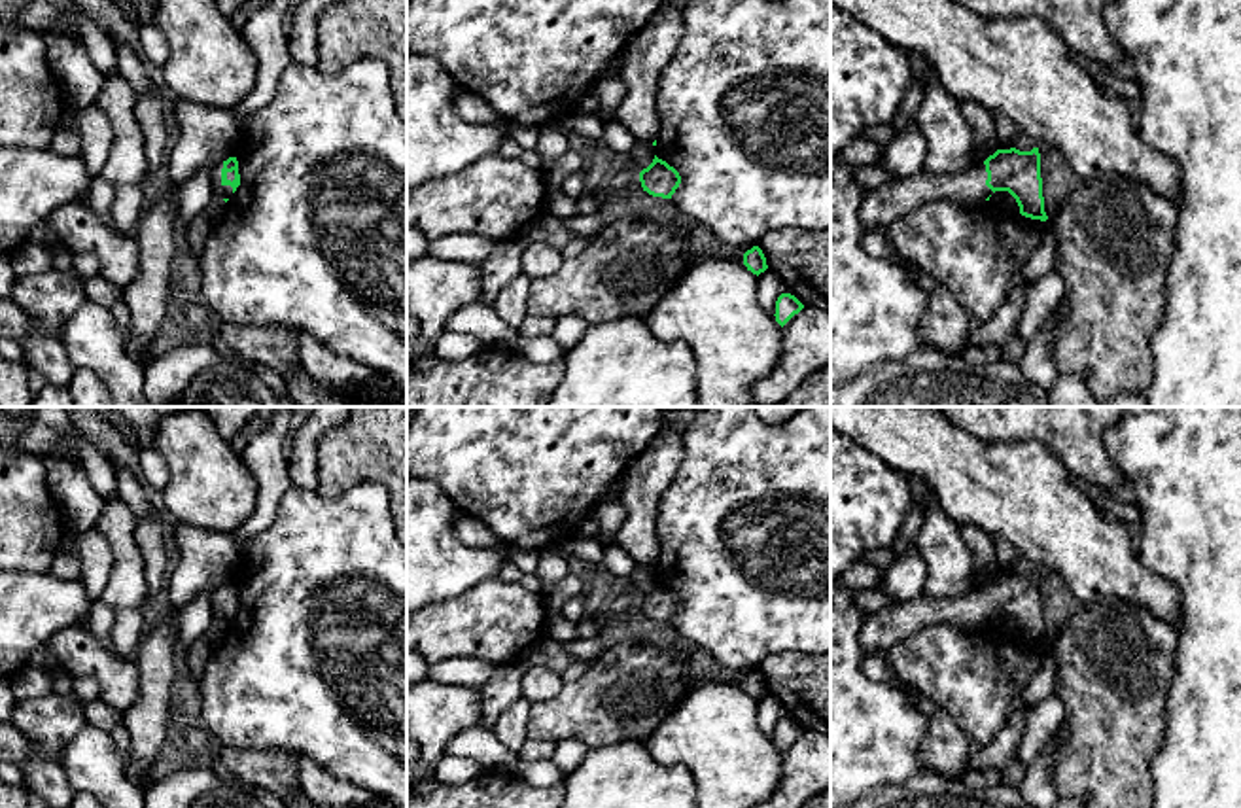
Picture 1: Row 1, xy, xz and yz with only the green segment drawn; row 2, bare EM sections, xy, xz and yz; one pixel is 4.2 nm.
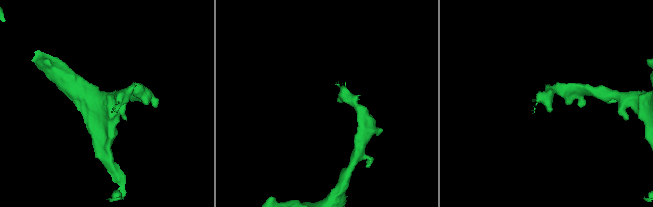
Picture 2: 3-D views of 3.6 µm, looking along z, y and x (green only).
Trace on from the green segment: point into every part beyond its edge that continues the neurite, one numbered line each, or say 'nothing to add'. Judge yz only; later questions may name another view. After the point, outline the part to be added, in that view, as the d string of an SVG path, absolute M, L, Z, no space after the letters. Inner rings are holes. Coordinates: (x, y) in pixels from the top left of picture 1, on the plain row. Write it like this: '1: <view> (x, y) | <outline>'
1: yz (888, 627) | M984 587L955 598L919 596L910 602L891 604L866 615L859 641L870 653L885 653L929 624L953 624L963 630L976 630L993 617L986 604Z

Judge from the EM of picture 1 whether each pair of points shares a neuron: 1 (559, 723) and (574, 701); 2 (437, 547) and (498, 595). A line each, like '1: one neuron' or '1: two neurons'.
1: one neuron
2: two neurons

